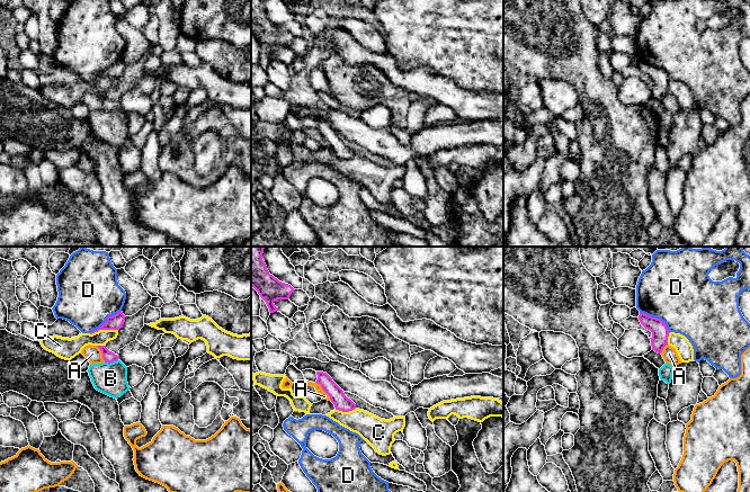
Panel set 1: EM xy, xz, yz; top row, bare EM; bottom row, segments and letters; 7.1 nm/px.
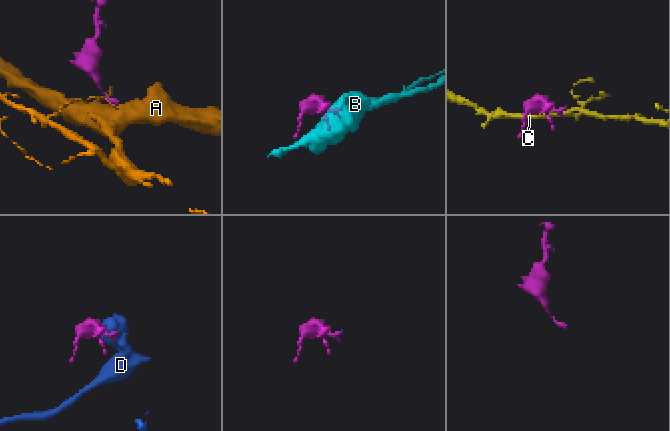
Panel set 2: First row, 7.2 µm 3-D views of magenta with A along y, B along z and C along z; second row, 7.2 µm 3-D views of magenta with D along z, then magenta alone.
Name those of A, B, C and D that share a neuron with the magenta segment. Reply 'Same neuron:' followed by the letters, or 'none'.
Same neuron: none

